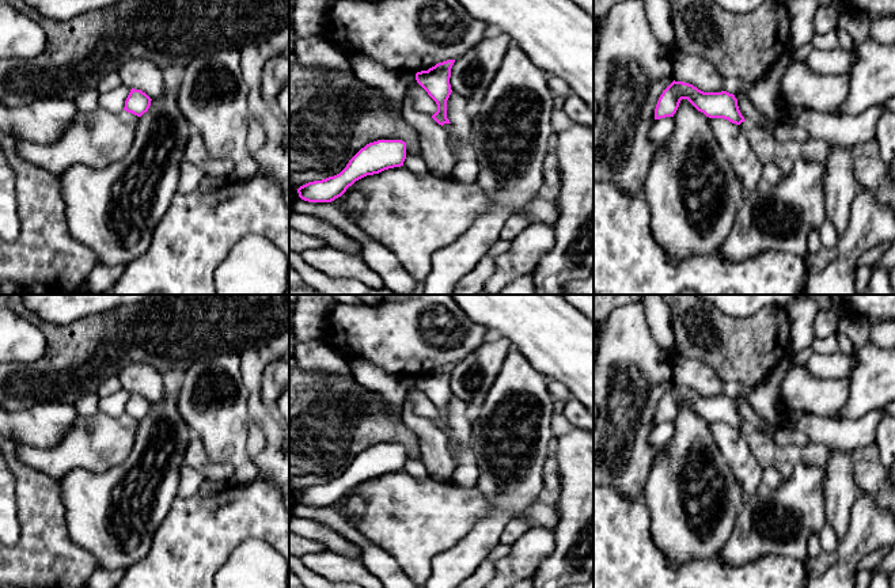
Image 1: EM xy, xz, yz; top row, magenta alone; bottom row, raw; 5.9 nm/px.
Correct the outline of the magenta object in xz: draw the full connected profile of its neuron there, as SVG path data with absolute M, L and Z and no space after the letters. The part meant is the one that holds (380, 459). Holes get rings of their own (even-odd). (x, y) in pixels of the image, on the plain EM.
M378 444L361 452L337 479L308 486L297 493L299 501L308 507L331 507L341 501L356 485L401 471L406 463L402 444Z

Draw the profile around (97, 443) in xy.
M102 411L77 416L61 441L52 448L14 441L18 459L56 479L83 468L103 473L120 464L130 452L139 421L128 416L109 417Z

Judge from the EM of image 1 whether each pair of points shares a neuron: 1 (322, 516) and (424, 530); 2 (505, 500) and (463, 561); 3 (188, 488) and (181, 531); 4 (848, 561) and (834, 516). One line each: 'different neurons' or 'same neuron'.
1: different neurons
2: same neuron
3: different neurons
4: different neurons

